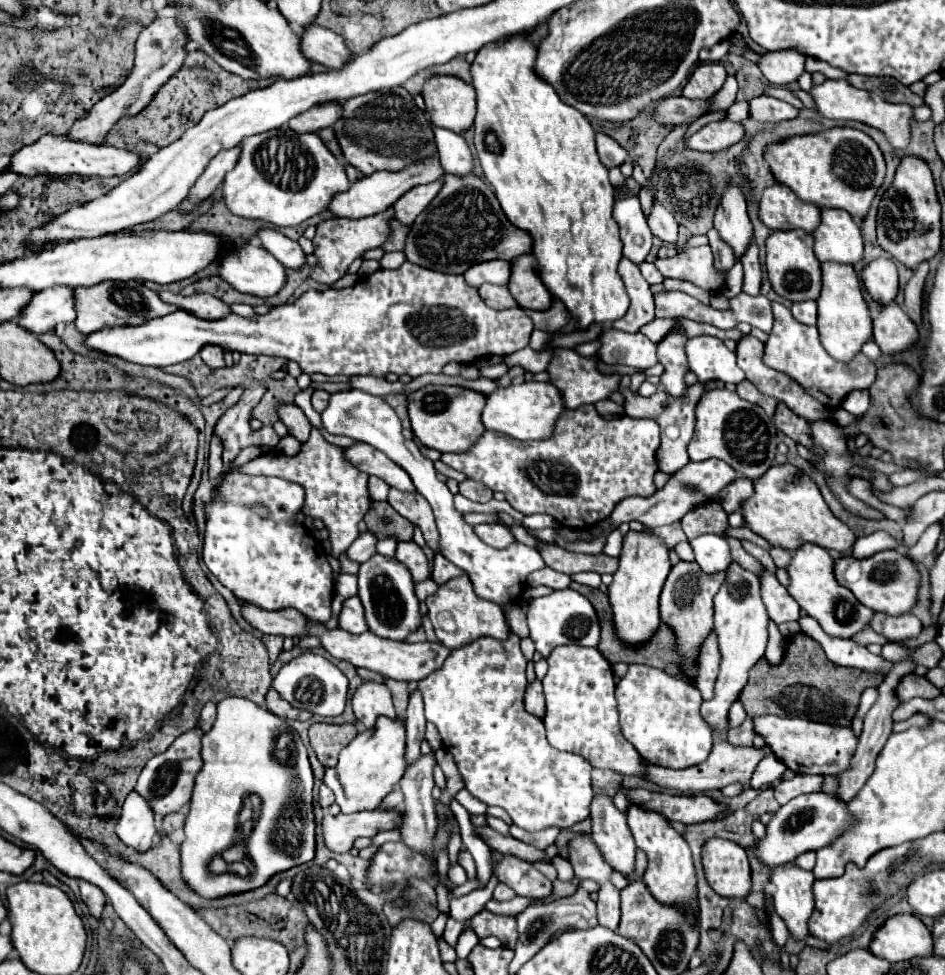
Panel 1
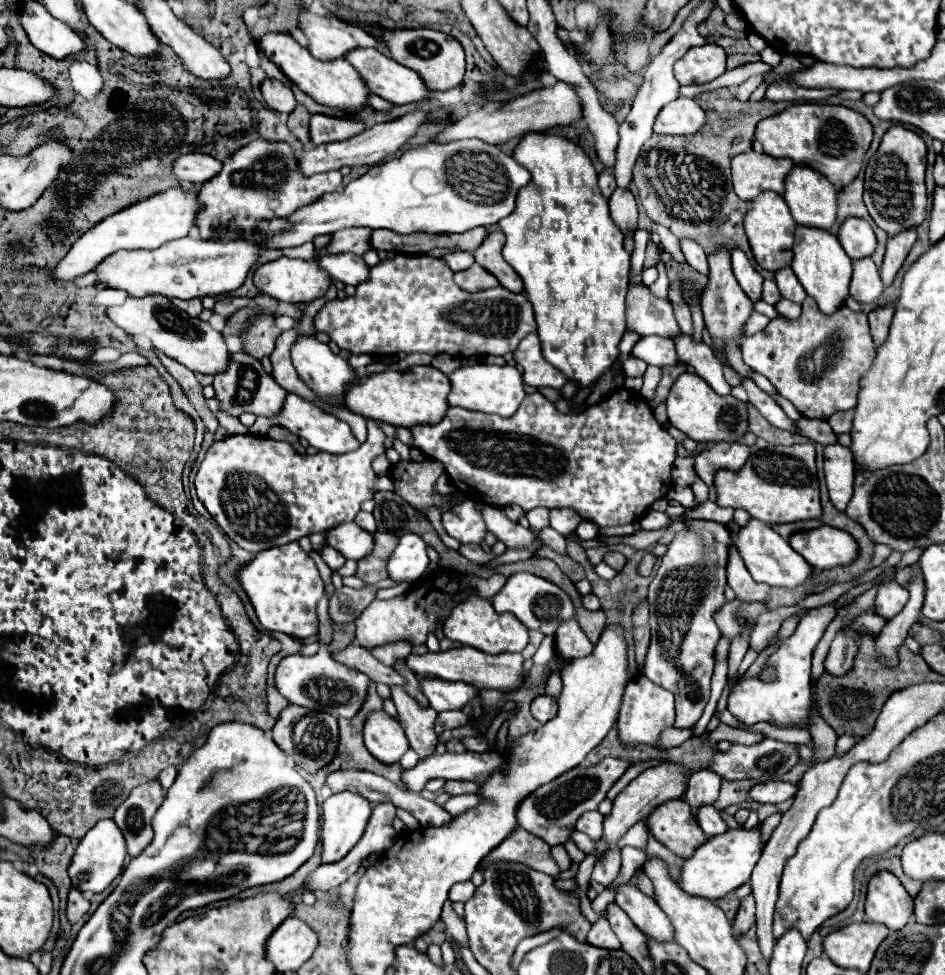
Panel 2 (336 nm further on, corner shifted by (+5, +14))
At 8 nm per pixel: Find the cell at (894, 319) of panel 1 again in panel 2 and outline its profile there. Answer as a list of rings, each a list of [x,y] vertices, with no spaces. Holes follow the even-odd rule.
[[[861,258],[853,262],[853,278],[849,284],[849,294],[859,304],[873,304],[883,292],[883,284],[877,266],[871,258]]]

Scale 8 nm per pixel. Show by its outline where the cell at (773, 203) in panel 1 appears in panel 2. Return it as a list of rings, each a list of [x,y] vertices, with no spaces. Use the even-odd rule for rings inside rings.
[[[755,150],[743,152],[731,160],[733,188],[741,200],[751,202],[765,190],[783,194],[785,176],[793,168],[789,158],[773,158]]]

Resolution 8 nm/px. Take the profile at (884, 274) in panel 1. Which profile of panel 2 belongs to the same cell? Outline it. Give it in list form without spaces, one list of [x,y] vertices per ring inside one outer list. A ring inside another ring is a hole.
[[[855,216],[847,218],[841,224],[837,238],[839,238],[843,250],[853,260],[871,256],[877,246],[877,240],[875,240],[875,234],[873,234],[873,228],[869,226],[869,222],[865,222],[863,218],[855,218]]]

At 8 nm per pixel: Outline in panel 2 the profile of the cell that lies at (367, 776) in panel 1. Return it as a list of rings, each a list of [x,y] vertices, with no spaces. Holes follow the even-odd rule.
[[[339,792],[323,802],[321,814],[323,814],[321,816],[321,836],[319,836],[321,846],[323,846],[321,862],[323,864],[339,862],[353,850],[353,846],[361,838],[361,832],[365,832],[365,824],[369,822],[369,816],[371,816],[369,800],[365,800],[363,796],[353,794],[353,792]]]

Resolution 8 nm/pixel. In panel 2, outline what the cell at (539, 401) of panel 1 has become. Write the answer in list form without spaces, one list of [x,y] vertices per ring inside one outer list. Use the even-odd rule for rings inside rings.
[[[471,364],[461,366],[449,374],[451,392],[447,396],[449,406],[459,406],[467,410],[499,414],[499,416],[513,416],[519,408],[521,400],[525,398],[523,378],[515,366],[495,366],[495,364]]]

